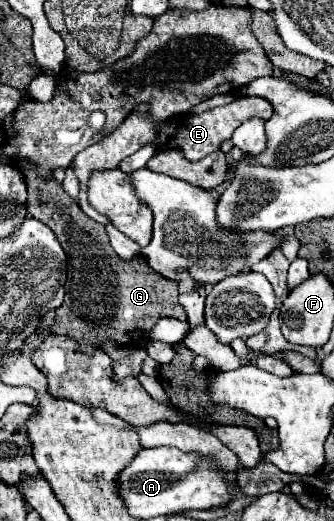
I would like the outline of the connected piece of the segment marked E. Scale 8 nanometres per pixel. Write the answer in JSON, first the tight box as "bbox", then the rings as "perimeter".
{"bbox":[73,96,273,224],"perimeter":[[[240,96],[237,97],[237,100],[233,100],[231,104],[227,104],[227,106],[211,108],[211,110],[205,110],[201,114],[177,114],[169,122],[157,122],[157,120],[151,120],[149,106],[139,104],[137,108],[133,108],[133,112],[123,120],[123,124],[113,134],[105,136],[101,142],[85,148],[83,152],[79,152],[75,156],[73,164],[75,164],[75,174],[79,178],[79,198],[77,198],[79,208],[89,218],[97,220],[99,224],[111,224],[95,208],[91,208],[91,204],[87,200],[87,180],[91,178],[91,172],[119,168],[121,160],[125,160],[127,156],[131,156],[133,152],[137,152],[139,148],[143,148],[147,144],[153,144],[157,148],[157,152],[179,148],[185,154],[187,160],[197,162],[197,160],[209,156],[211,152],[221,150],[221,144],[225,140],[231,140],[231,134],[235,132],[235,128],[239,128],[239,124],[243,124],[243,120],[249,120],[249,118],[269,120],[271,114],[273,114],[273,106],[267,100],[263,100],[261,97]]]}

